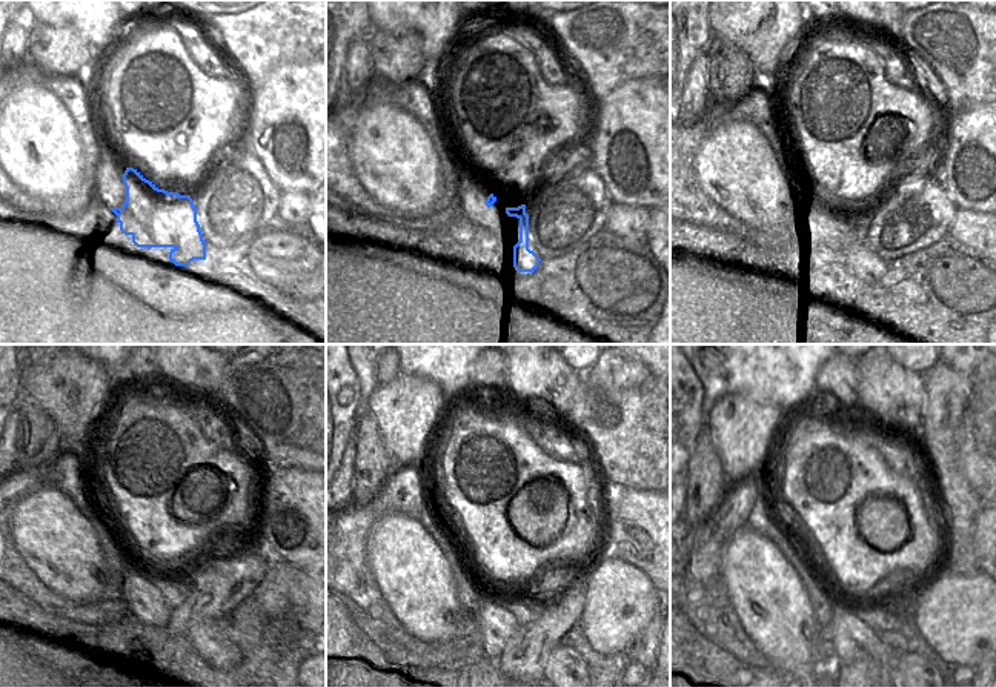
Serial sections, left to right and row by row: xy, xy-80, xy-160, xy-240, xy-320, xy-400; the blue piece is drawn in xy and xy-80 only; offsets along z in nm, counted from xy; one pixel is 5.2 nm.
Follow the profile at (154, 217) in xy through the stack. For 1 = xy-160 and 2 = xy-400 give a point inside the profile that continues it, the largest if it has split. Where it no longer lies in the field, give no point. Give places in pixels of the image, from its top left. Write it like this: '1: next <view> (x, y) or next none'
1: next xy-160 (861, 262)
2: next xy-400 (904, 657)

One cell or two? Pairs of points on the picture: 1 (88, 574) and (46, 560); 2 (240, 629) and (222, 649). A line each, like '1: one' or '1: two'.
1: one
2: two

